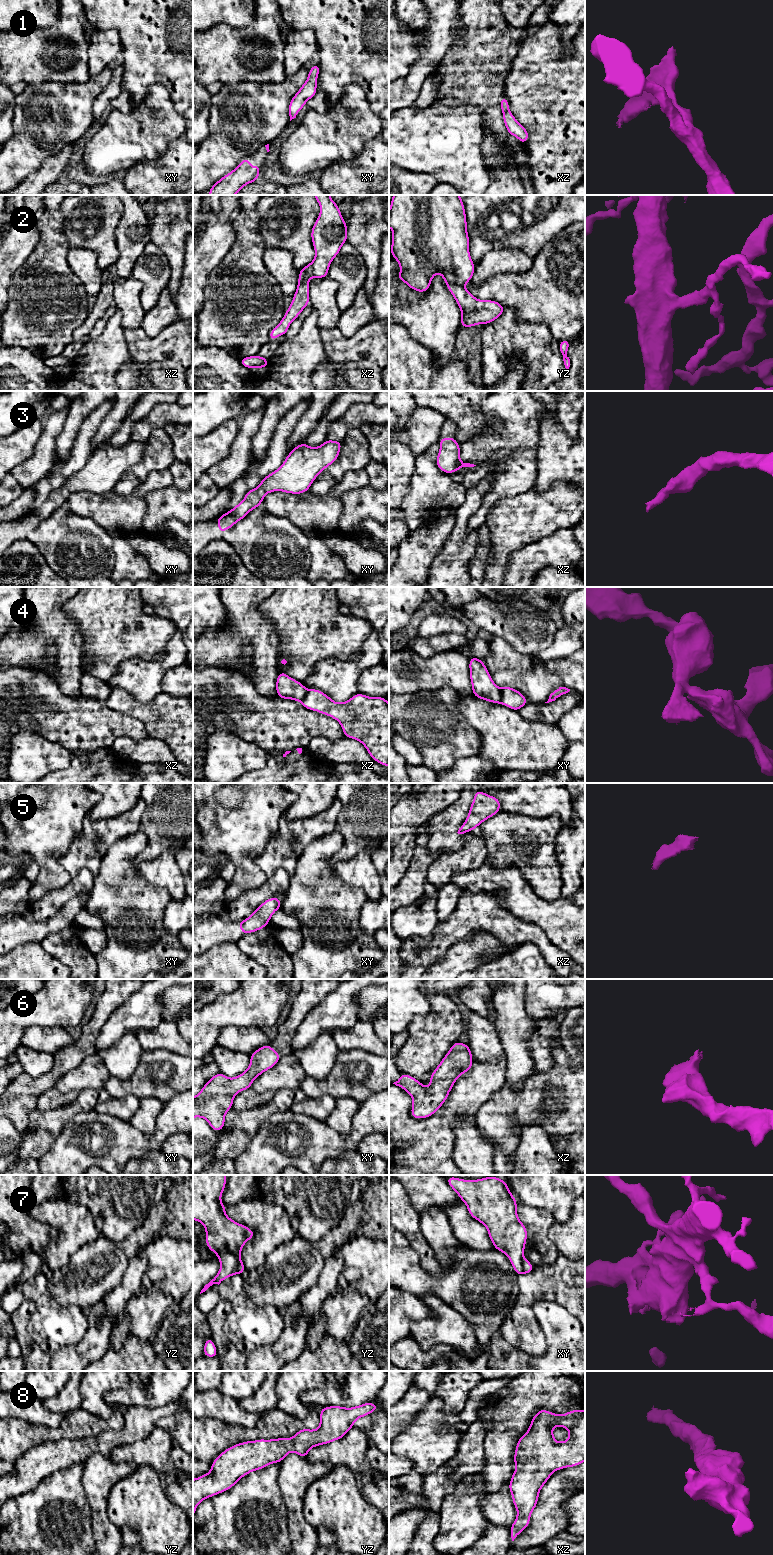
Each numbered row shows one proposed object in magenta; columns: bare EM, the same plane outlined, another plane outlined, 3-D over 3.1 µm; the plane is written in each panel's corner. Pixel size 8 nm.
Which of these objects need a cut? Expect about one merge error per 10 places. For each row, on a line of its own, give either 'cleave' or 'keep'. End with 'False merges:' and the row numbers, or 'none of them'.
1: keep
2: keep
3: keep
4: cleave
5: keep
6: keep
7: keep
8: keep
False merges: 4

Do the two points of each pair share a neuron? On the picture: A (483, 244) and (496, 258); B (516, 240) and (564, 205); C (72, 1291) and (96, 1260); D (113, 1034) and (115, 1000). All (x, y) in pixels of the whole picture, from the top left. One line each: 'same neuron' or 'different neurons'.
A: different neurons
B: same neuron
C: same neuron
D: different neurons

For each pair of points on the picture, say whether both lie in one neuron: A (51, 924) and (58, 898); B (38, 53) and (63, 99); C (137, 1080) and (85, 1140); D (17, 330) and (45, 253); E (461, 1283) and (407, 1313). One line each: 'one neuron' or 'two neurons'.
A: two neurons
B: two neurons
C: two neurons
D: one neuron
E: two neurons

